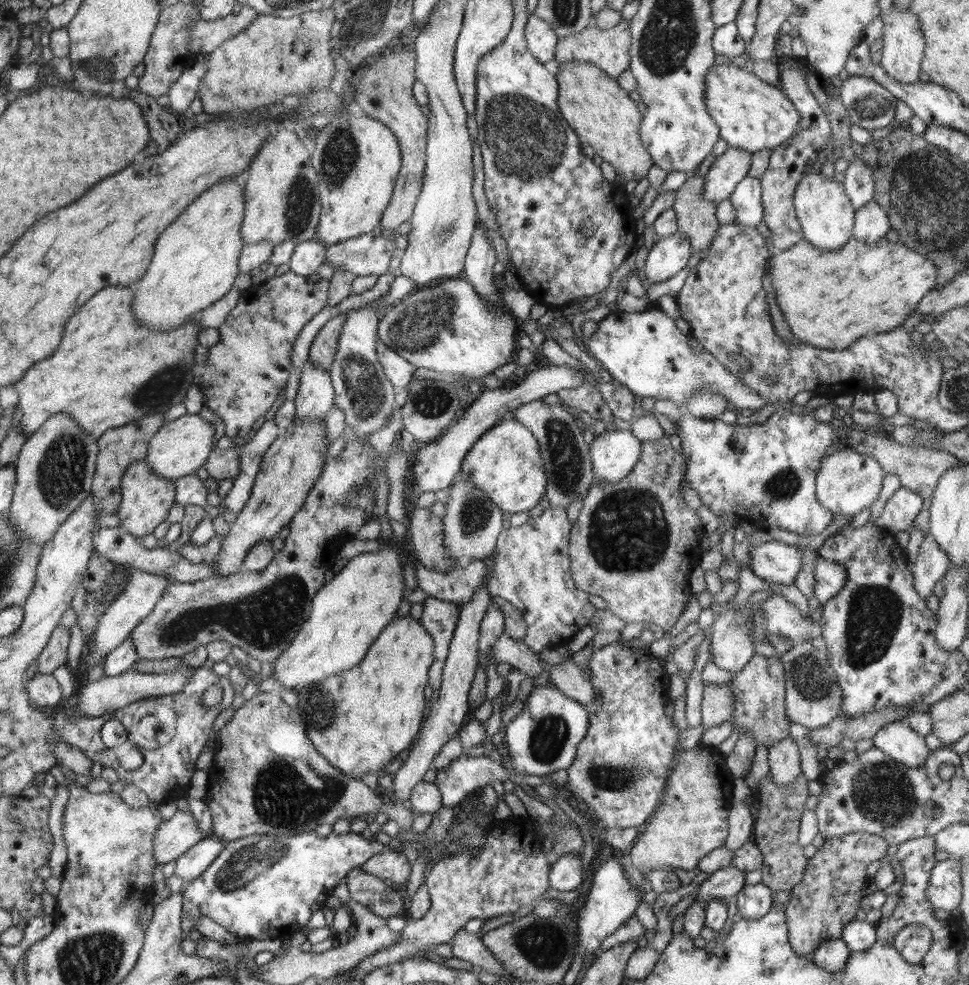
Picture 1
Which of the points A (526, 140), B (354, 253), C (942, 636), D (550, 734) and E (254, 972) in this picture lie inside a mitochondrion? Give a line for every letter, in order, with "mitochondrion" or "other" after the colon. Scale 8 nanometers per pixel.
A: mitochondrion
B: other
C: other
D: mitochondrion
E: other

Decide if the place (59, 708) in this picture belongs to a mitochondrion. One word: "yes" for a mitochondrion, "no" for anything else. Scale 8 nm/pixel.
no

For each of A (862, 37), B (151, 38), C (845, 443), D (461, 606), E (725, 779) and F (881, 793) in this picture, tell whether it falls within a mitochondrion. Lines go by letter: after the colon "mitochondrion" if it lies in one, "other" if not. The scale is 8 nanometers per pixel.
A: other
B: other
C: other
D: other
E: other
F: mitochondrion

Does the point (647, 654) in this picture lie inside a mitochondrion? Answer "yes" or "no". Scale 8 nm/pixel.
no

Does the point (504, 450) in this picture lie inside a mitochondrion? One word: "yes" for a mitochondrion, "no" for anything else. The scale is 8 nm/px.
no

